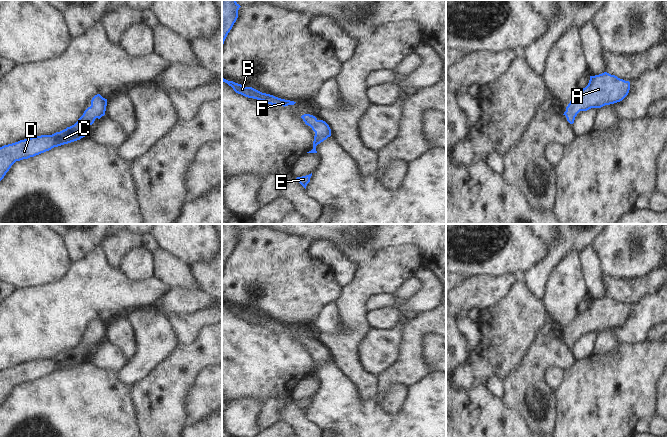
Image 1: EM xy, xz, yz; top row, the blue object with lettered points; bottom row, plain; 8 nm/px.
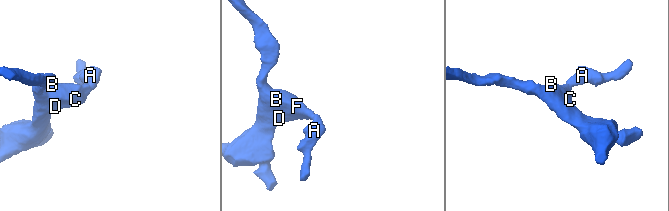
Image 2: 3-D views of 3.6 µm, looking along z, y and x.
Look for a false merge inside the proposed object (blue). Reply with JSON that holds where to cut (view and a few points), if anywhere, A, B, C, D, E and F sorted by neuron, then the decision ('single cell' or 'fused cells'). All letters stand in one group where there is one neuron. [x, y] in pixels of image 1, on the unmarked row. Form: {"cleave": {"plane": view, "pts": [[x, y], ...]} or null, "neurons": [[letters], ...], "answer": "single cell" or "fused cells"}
{"cleave": null, "neurons": [["A", "B", "C", "D", "E", "F"]], "answer": "single cell"}

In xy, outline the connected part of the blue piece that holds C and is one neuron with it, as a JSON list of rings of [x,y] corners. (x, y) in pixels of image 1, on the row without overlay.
[[[100,318],[95,319],[78,345],[66,353],[52,359],[41,359],[27,362],[18,366],[0,371],[0,405],[4,402],[11,390],[23,383],[34,381],[64,368],[68,368],[87,360],[89,351],[95,343],[105,339],[107,323]]]

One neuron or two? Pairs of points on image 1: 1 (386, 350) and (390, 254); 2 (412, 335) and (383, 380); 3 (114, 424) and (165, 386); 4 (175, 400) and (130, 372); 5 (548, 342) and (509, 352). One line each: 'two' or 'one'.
1: two
2: one
3: two
4: two
5: two

